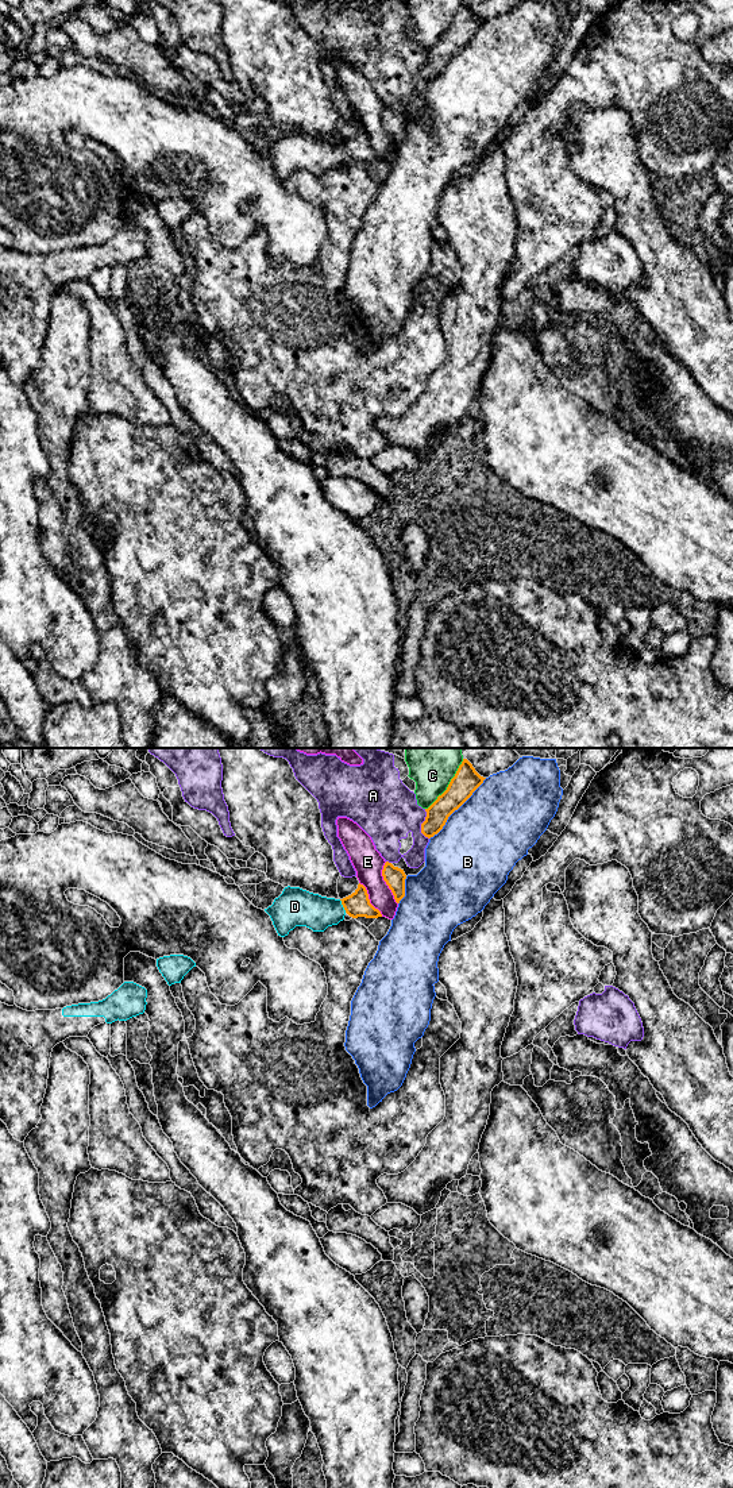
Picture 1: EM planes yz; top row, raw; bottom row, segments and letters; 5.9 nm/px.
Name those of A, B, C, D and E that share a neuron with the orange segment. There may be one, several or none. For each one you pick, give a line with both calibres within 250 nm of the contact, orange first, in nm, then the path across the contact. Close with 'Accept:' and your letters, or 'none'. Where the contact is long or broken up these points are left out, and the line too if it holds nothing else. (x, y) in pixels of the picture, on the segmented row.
D: 140 nm thick on the orange side, 220 nm on the other; runs through yz (357, 905), (343, 906), (301, 908)
Accept: D

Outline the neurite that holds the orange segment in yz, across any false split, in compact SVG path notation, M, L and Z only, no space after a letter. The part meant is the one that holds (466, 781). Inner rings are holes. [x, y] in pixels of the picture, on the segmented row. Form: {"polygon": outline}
{"polygon": "M463 759L447 790L425 809L427 817L421 824L421 833L428 839L437 834L448 817L472 795L485 779L467 759Z"}

